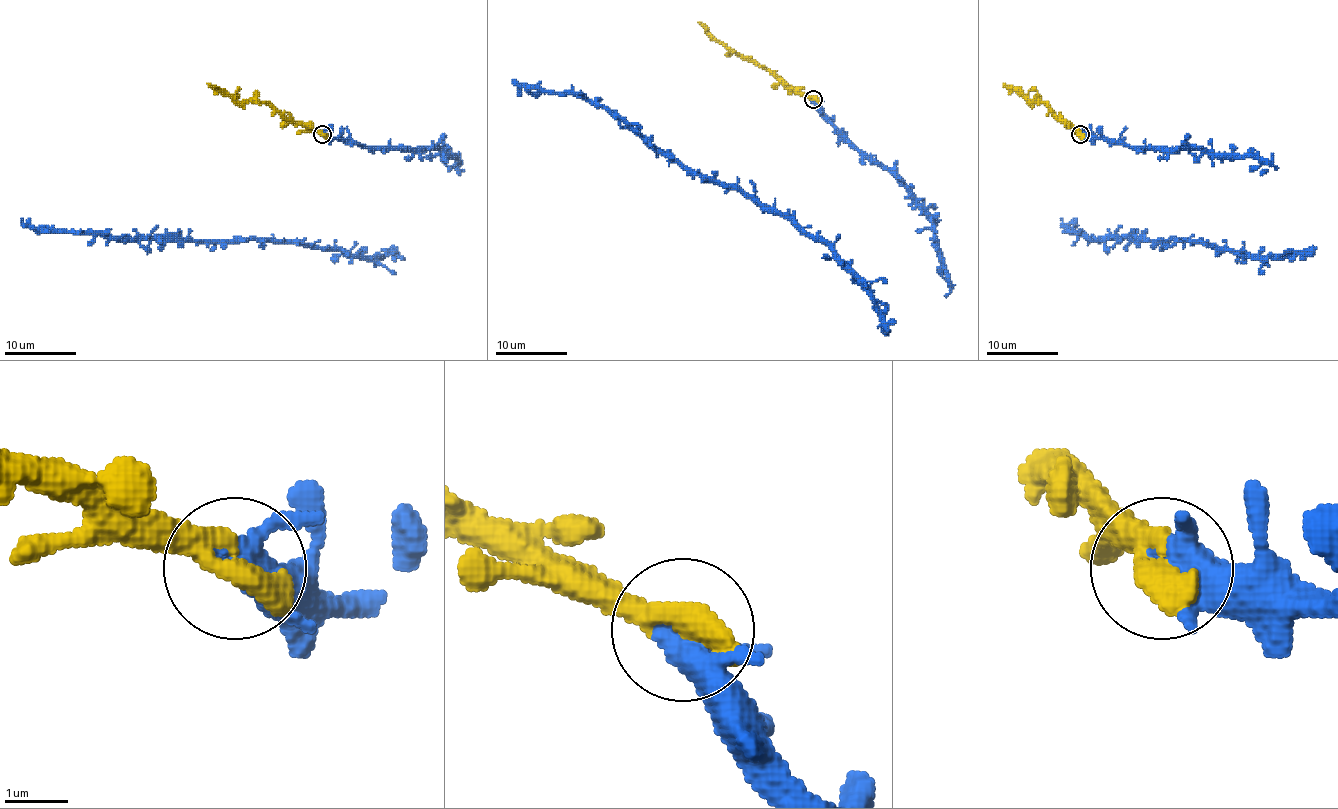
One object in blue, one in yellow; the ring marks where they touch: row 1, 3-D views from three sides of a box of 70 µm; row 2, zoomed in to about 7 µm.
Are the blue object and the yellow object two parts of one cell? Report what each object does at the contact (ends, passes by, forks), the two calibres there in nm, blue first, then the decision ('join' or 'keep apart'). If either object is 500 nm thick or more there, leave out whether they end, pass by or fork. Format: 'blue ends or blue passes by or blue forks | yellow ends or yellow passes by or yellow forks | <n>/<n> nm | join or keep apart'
360/600 nm | join

